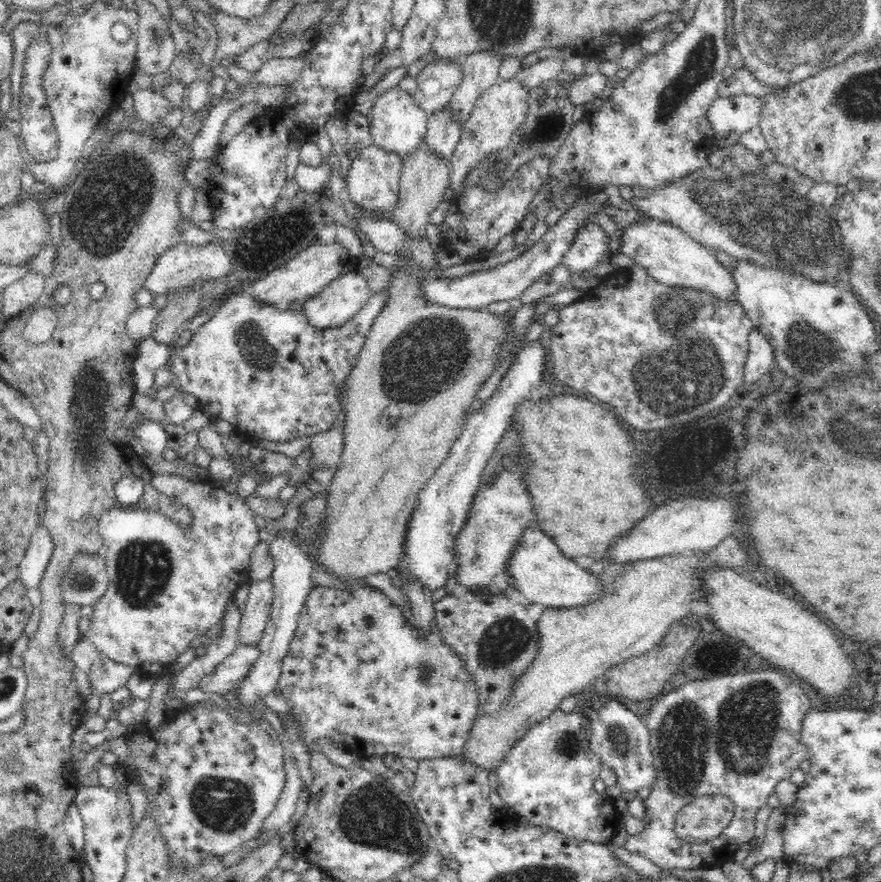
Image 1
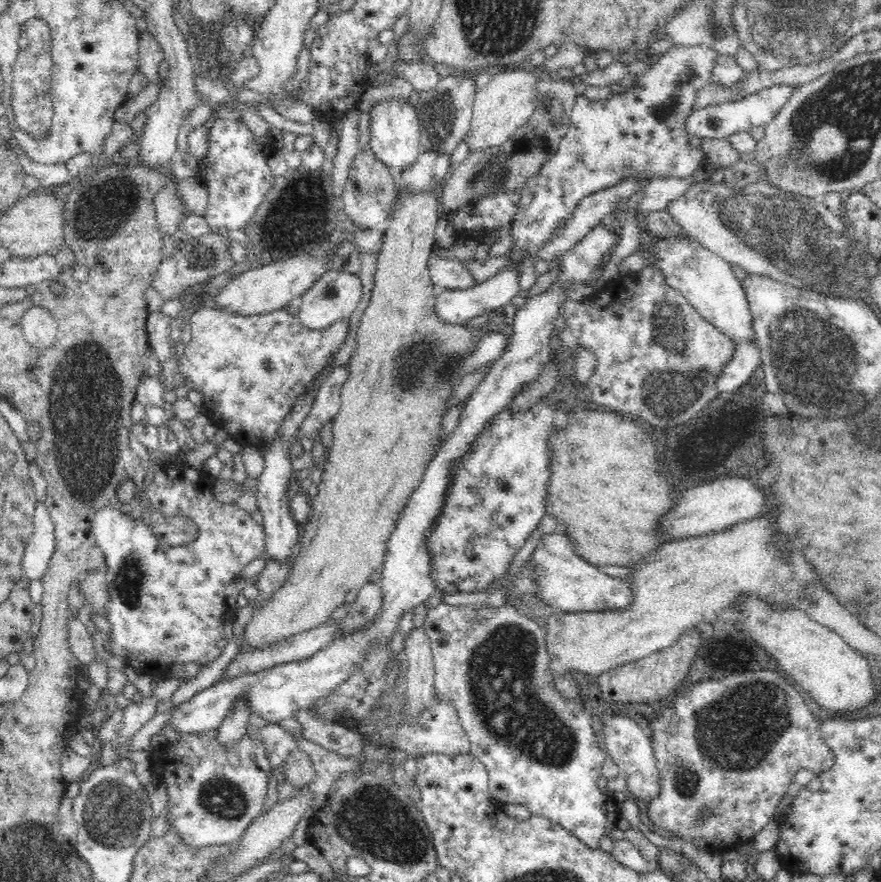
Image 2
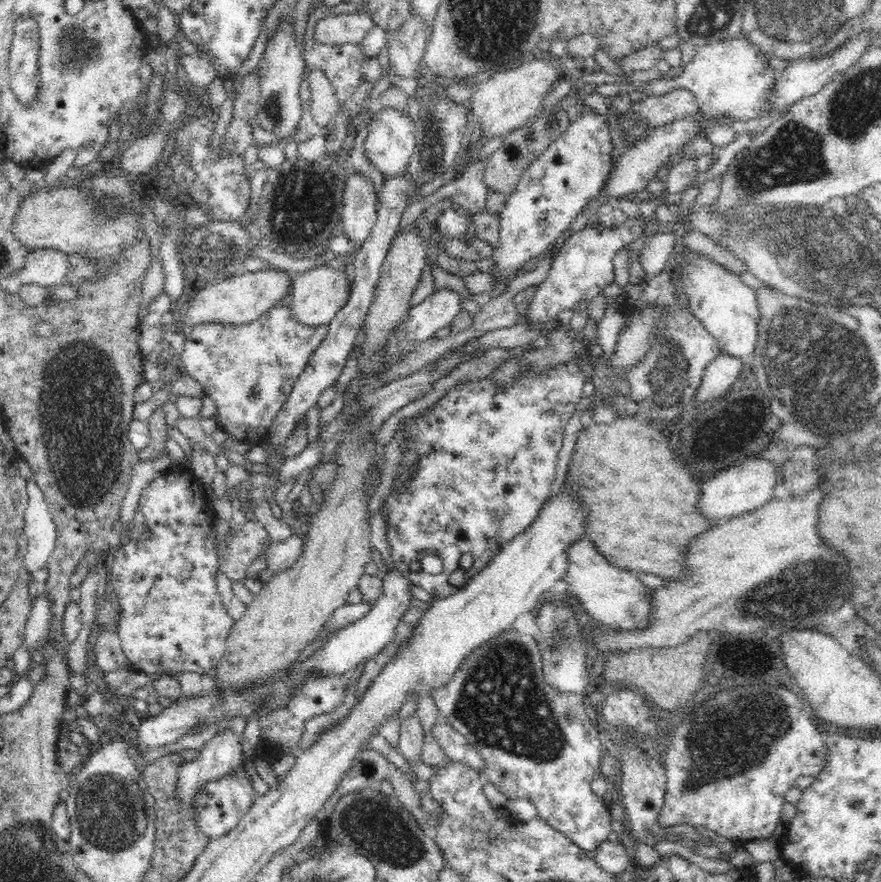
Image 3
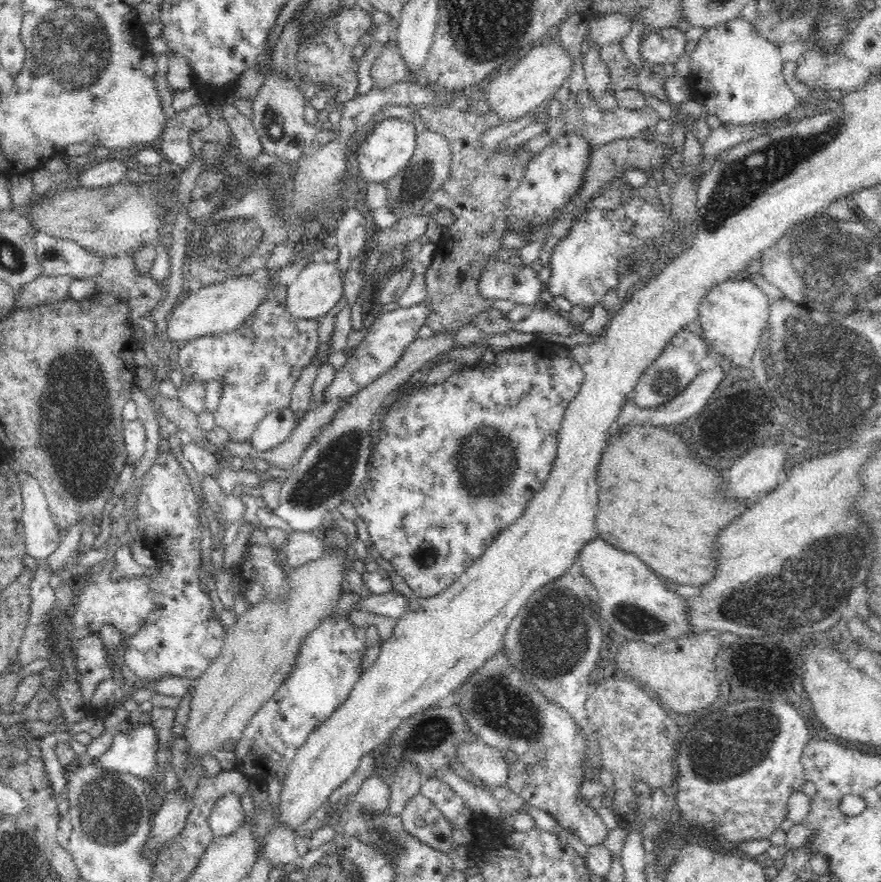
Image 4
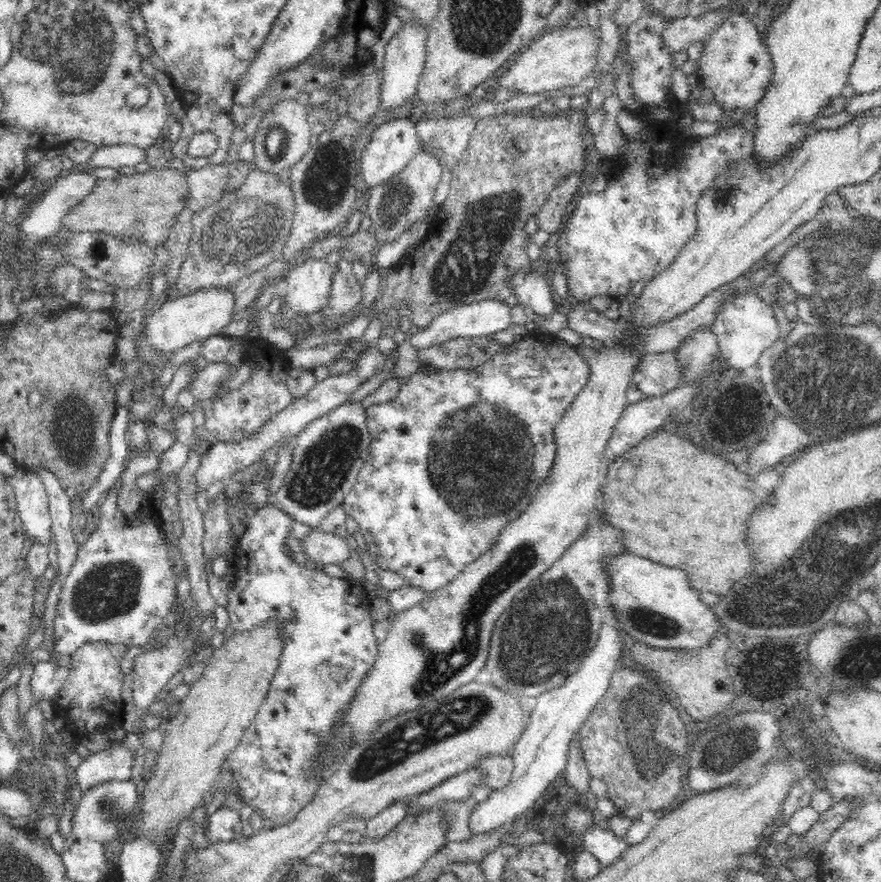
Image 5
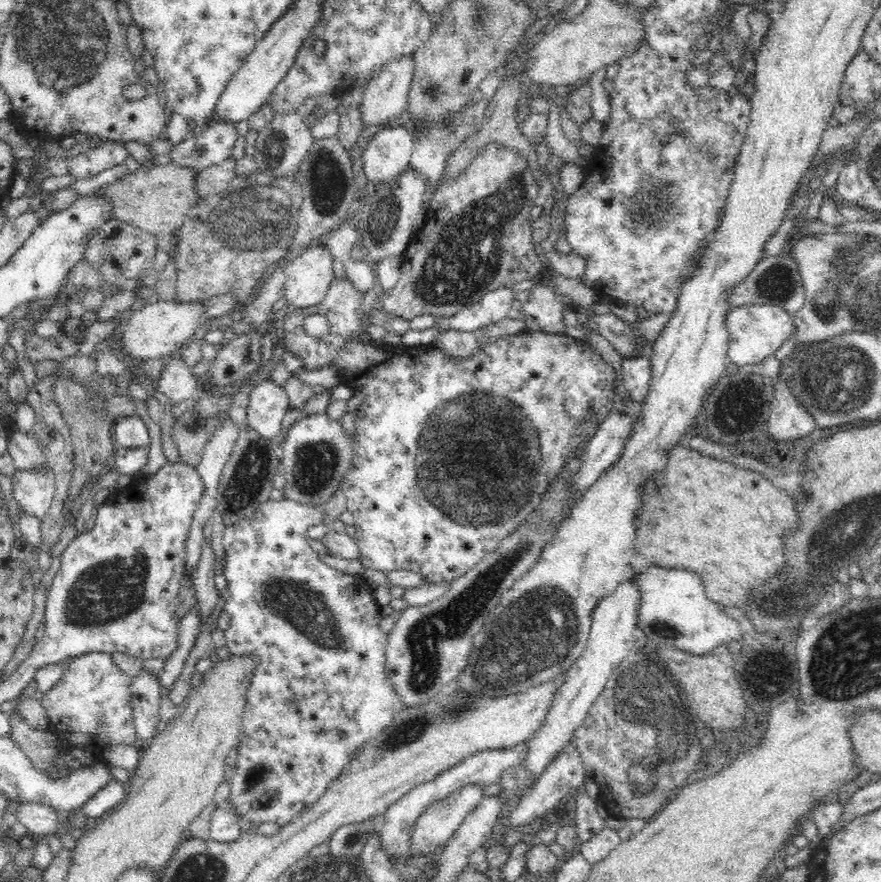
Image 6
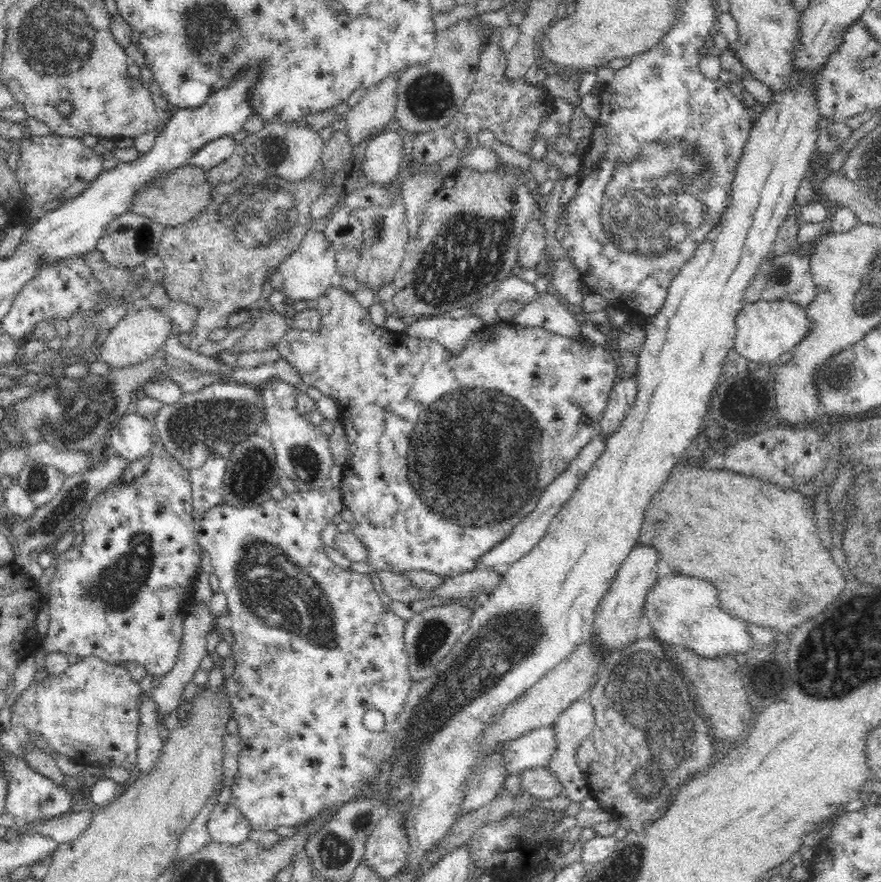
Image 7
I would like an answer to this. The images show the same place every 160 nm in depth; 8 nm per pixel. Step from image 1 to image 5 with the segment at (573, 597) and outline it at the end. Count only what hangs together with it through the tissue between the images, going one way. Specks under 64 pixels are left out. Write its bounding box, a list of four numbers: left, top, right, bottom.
[606,553,724,649]

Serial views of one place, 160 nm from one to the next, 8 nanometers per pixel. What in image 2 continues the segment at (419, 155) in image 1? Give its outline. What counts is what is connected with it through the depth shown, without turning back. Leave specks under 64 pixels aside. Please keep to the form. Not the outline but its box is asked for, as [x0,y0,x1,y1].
[241,190,486,652]

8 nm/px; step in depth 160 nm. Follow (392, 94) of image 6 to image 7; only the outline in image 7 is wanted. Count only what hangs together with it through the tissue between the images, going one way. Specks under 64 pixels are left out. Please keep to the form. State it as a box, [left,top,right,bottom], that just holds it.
[345,73,398,145]

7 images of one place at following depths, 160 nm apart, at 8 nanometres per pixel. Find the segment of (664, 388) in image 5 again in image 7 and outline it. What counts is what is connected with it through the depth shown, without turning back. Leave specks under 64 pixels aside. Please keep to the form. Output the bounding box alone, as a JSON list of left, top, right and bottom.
[599,376,638,438]

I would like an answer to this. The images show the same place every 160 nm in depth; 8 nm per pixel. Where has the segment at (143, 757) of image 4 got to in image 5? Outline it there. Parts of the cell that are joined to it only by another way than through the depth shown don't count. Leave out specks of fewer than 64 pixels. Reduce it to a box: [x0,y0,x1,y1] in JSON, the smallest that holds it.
[75,737,136,792]

